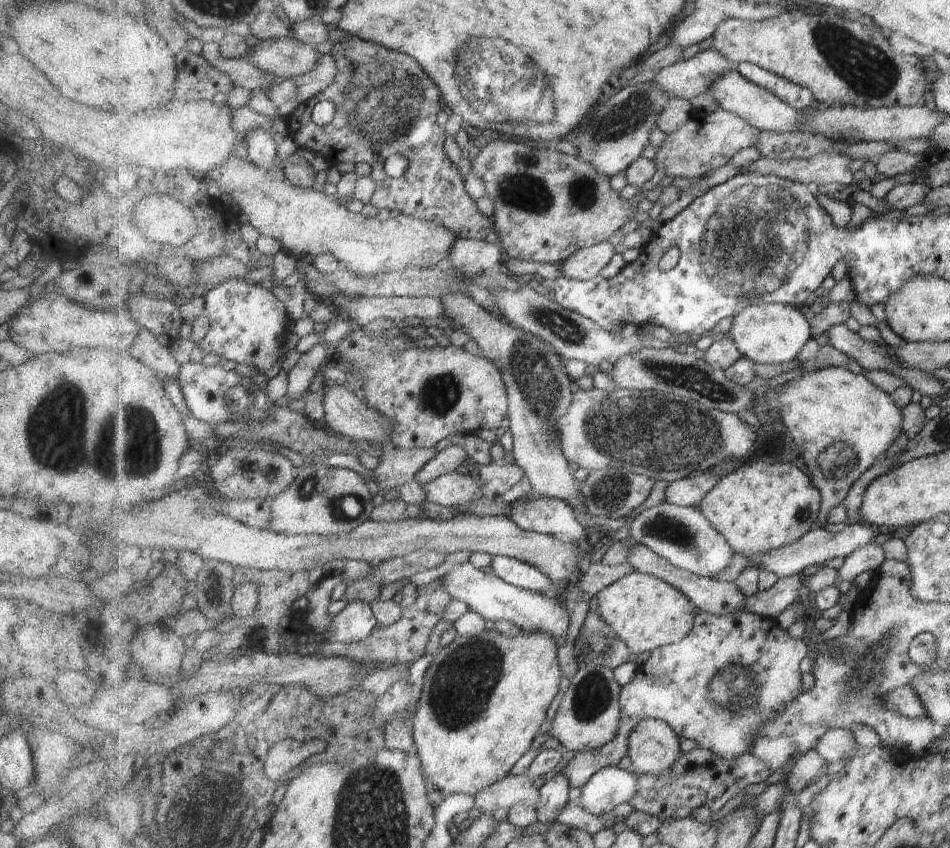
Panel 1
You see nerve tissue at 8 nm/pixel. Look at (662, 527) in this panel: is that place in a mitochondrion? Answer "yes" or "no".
yes

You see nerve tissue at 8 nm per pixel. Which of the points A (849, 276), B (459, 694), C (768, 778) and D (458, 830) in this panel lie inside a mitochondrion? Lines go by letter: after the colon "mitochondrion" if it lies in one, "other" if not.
A: other
B: mitochondrion
C: other
D: other

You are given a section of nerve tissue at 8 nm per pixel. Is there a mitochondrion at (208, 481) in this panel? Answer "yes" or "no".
no

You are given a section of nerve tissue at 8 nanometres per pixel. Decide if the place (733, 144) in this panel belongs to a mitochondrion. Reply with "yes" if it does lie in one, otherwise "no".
no

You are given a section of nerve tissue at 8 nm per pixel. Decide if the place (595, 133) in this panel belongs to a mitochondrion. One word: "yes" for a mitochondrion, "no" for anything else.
yes

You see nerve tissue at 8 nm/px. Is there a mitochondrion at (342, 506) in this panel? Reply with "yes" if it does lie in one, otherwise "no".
yes

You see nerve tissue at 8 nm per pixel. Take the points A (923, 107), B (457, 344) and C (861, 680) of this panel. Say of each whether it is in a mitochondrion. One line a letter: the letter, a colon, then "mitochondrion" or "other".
A: other
B: other
C: mitochondrion

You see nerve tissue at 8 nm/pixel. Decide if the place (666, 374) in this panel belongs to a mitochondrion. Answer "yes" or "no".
yes

